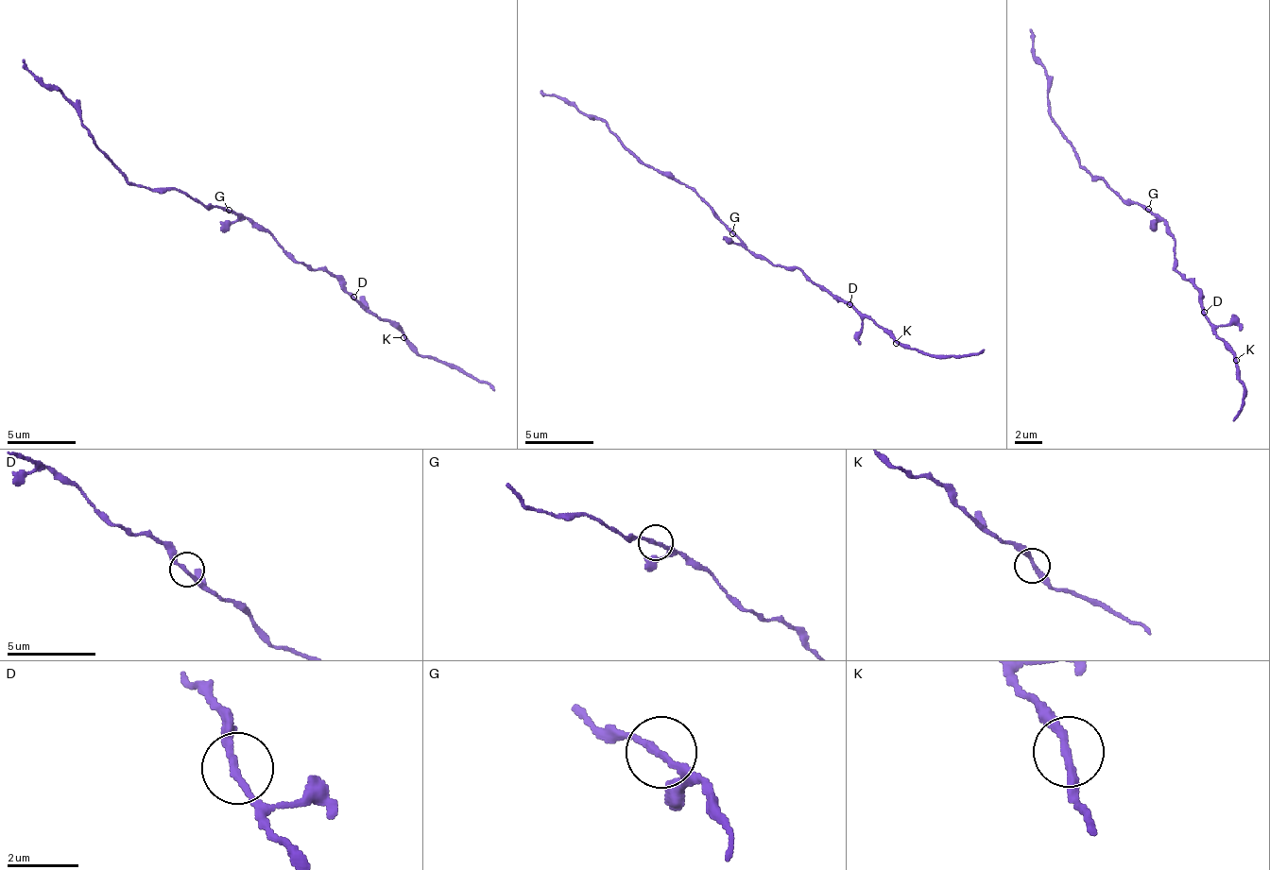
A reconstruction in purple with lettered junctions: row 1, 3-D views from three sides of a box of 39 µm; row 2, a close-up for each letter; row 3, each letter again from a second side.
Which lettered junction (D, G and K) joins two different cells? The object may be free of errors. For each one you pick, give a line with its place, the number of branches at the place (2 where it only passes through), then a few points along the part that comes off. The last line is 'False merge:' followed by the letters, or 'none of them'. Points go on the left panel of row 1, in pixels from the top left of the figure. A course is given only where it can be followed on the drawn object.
False merge: none of them

